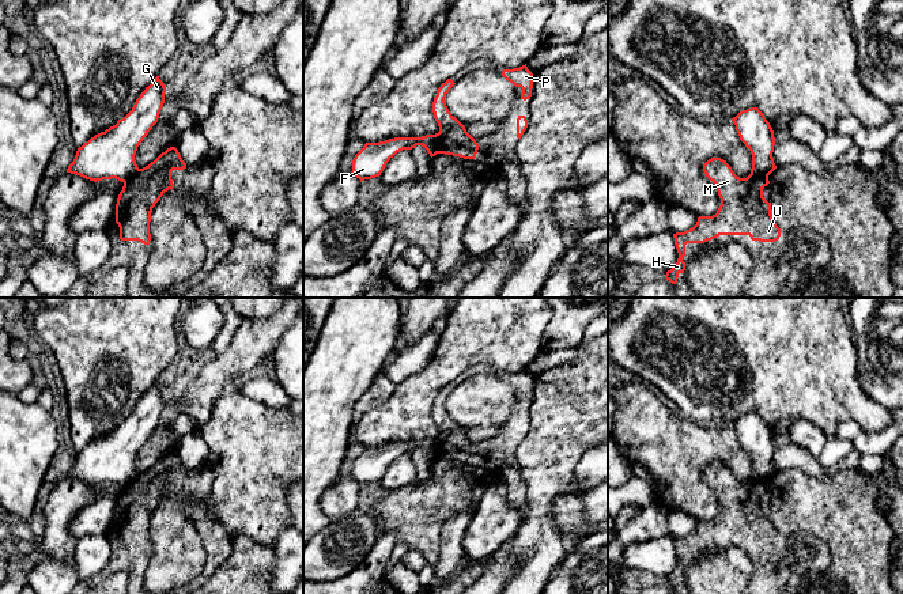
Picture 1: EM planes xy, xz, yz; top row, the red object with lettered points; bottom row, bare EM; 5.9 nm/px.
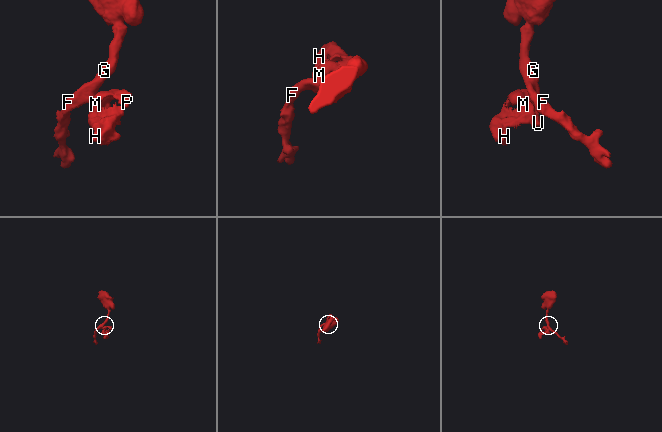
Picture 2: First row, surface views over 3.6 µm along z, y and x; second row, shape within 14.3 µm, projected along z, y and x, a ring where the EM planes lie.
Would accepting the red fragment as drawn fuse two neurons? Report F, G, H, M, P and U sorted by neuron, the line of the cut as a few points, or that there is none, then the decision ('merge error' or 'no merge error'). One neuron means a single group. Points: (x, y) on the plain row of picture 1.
F G / H M P U; cut in xz along (434, 439), (438, 457); merge error

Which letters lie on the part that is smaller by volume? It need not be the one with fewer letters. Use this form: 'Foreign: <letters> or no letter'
Foreign: H, M, P, U

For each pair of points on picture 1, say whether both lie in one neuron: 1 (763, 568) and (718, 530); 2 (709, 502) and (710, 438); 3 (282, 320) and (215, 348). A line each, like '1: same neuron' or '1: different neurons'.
1: same neuron
2: same neuron
3: different neurons

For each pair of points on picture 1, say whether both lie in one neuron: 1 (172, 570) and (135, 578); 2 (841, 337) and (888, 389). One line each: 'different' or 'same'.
1: different
2: different

